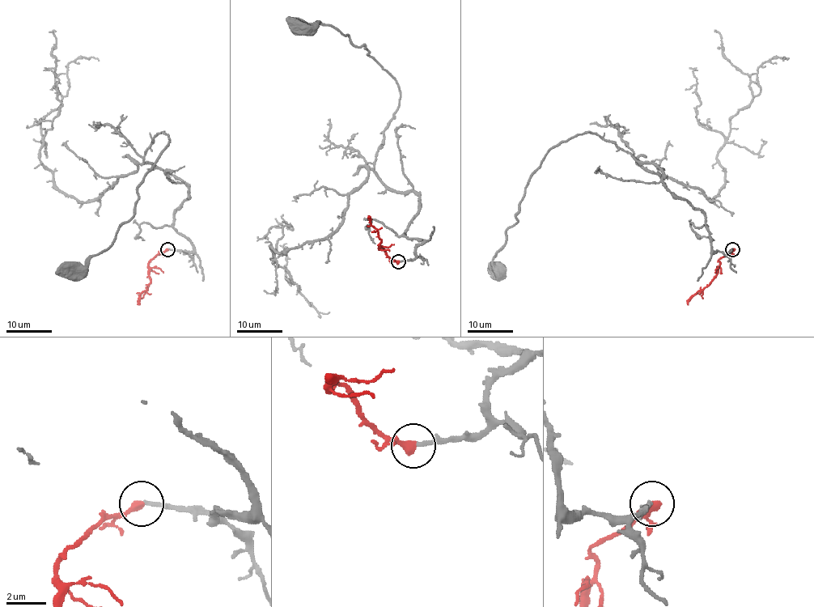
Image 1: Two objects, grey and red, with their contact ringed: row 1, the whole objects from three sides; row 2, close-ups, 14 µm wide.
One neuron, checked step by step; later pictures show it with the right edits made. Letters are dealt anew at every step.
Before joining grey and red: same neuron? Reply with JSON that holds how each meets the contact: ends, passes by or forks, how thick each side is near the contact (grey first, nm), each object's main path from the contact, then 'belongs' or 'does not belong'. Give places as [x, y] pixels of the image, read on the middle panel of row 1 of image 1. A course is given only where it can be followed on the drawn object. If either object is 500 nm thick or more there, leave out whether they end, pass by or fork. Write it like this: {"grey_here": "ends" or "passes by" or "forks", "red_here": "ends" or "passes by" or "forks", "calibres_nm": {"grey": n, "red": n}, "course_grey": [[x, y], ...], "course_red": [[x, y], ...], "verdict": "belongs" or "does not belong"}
{"grey_here": "ends", "red_here": "ends", "calibres_nm": {"grey": 190, "red": 380}, "course_grey": [[399, 262], [423, 241], [404, 235], [418, 196], [389, 188], [374, 169], [397, 82], [331, 25], [300, 27]], "course_red": [[398, 262], [379, 248], [379, 232], [370, 224], [368, 216]], "verdict": "belongs"}

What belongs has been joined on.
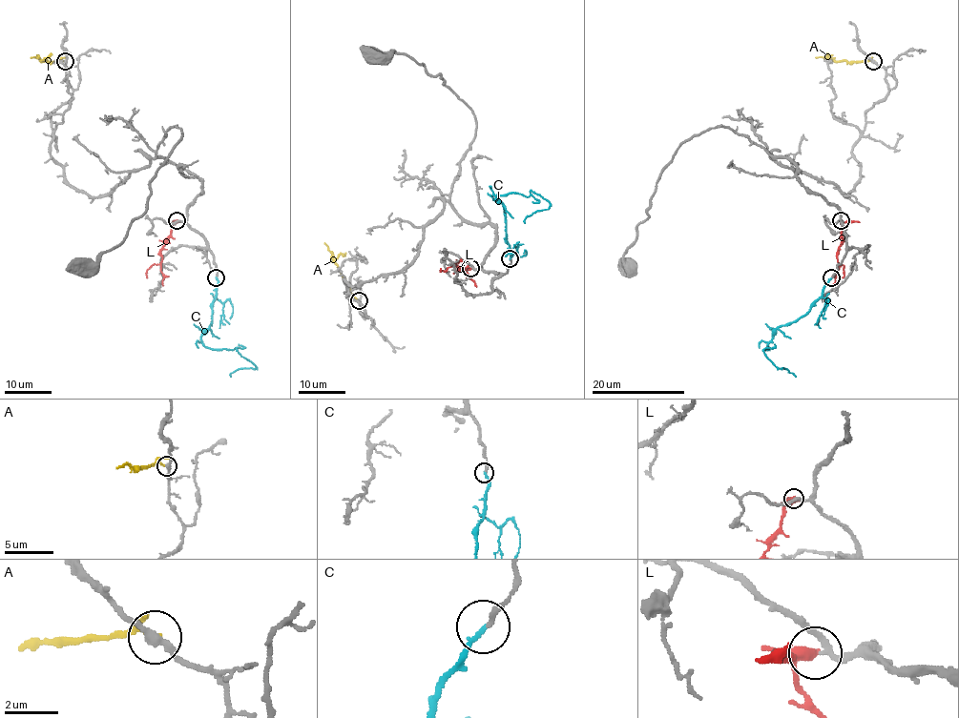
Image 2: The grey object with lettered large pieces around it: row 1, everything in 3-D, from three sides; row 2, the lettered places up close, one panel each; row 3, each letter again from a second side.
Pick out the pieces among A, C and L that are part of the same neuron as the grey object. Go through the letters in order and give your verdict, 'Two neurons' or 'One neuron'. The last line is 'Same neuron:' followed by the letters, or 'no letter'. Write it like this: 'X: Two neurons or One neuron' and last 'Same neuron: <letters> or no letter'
A: Two neurons
C: One neuron
L: Two neurons
Same neuron: C

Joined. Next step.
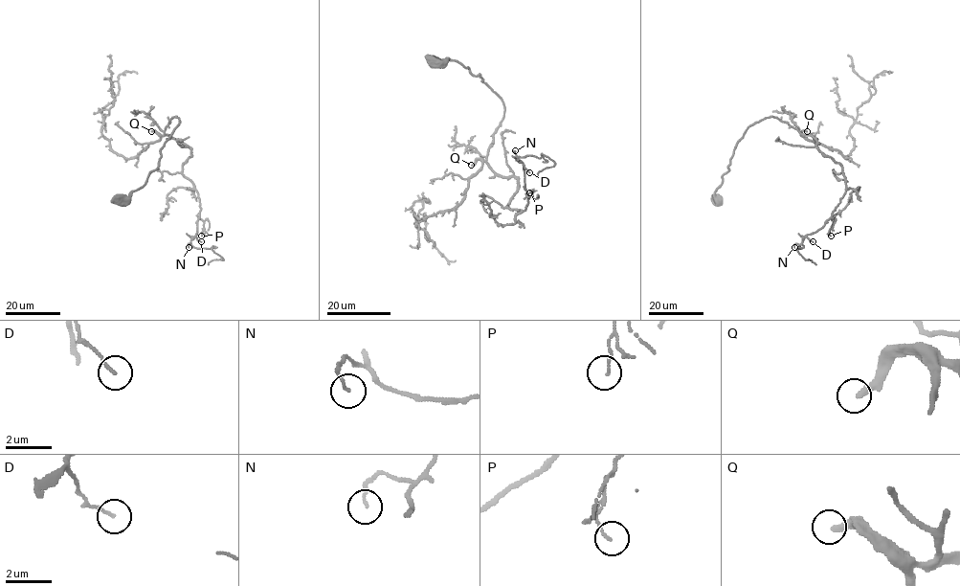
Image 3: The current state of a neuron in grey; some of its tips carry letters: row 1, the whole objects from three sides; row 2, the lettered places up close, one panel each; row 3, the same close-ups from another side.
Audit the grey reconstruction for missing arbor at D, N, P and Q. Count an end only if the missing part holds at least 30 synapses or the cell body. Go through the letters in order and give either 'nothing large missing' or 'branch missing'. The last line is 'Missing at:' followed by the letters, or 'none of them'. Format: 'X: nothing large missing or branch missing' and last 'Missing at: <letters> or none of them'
D: nothing large missing
N: nothing large missing
P: nothing large missing
Q: branch missing
Missing at: Q

